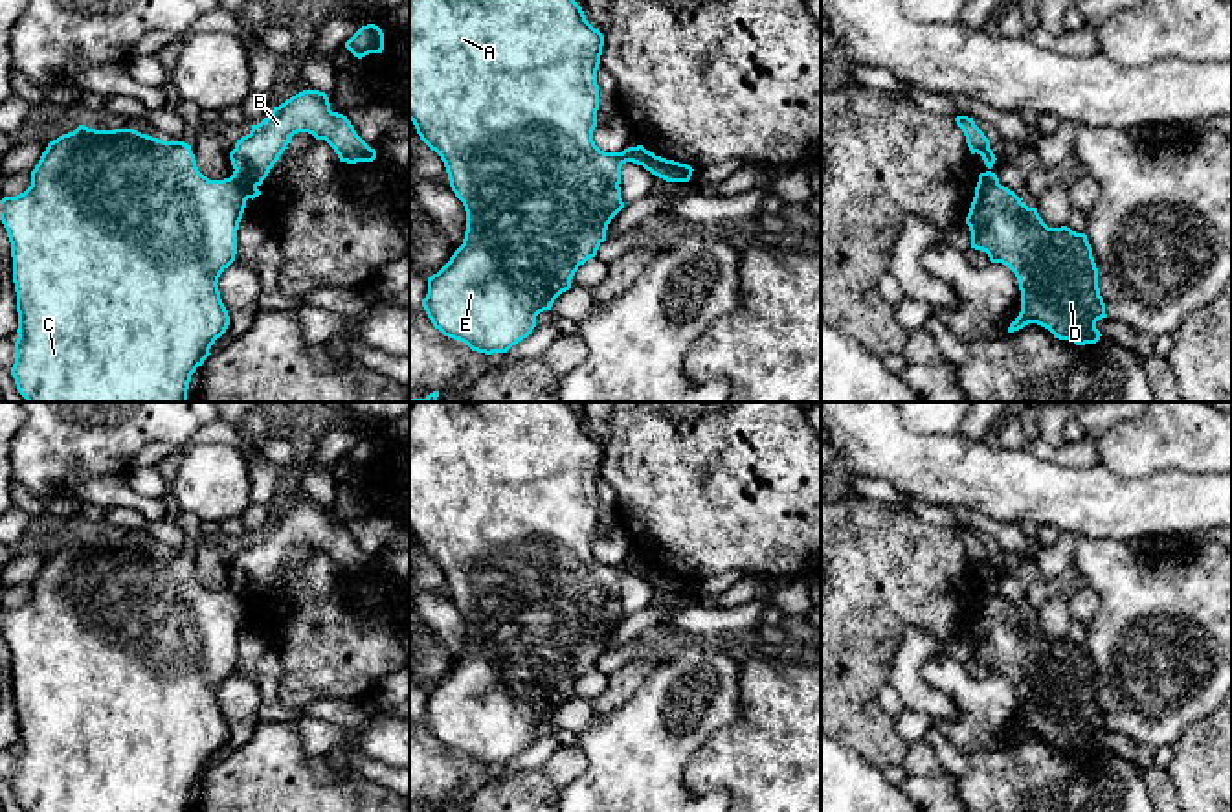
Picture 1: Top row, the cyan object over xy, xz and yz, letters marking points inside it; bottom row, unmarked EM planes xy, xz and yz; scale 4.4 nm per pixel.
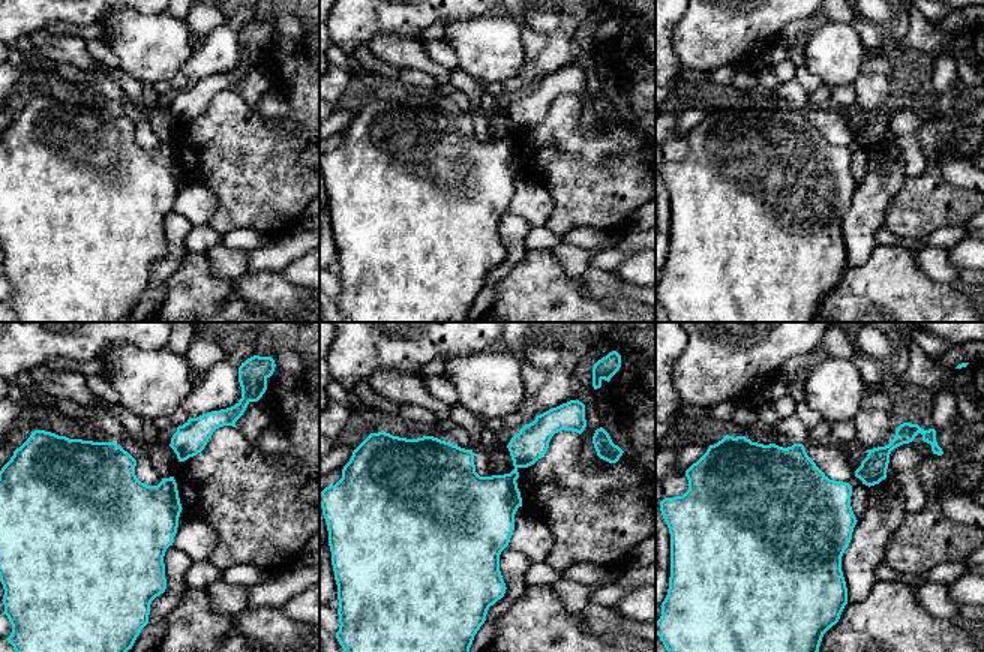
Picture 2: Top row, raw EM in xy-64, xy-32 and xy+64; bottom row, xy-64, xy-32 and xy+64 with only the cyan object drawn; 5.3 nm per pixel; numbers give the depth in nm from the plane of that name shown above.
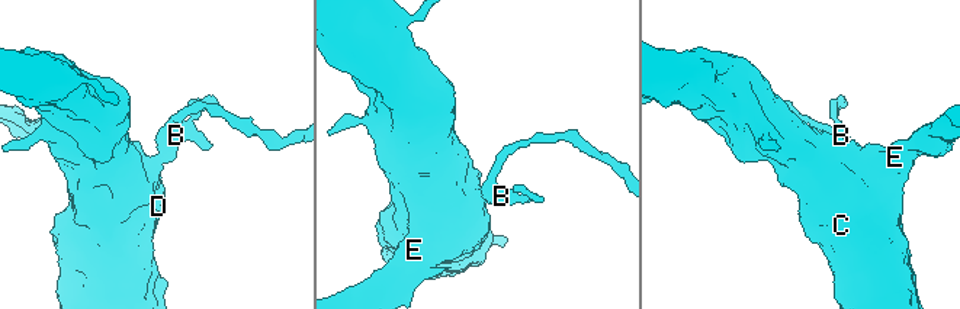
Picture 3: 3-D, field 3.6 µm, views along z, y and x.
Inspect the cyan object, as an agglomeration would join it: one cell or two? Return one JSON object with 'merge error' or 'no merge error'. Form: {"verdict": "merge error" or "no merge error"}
{"verdict": "merge error"}

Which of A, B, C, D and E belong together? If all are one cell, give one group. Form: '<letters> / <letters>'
A C D E / B

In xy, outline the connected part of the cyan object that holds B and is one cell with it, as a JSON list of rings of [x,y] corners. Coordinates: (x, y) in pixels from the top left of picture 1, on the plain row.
[[[303,502],[274,518],[266,531],[252,536],[252,542],[237,551],[230,564],[235,581],[230,590],[246,610],[253,612],[261,606],[257,599],[297,544],[325,551],[340,573],[356,575],[376,570],[376,562],[356,546],[347,527],[330,522],[325,503]]]

